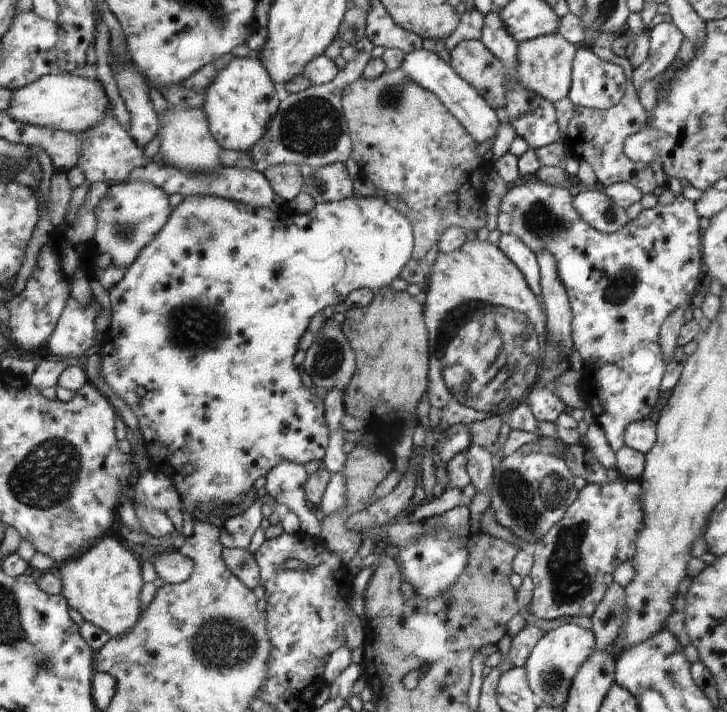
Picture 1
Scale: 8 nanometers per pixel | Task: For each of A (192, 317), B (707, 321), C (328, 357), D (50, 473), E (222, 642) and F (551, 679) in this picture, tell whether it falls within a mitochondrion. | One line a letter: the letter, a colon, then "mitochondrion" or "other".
A: mitochondrion
B: other
C: mitochondrion
D: mitochondrion
E: mitochondrion
F: mitochondrion

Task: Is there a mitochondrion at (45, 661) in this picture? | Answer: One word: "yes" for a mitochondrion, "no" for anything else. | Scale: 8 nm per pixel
yes

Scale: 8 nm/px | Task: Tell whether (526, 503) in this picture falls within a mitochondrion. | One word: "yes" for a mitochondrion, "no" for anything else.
yes

